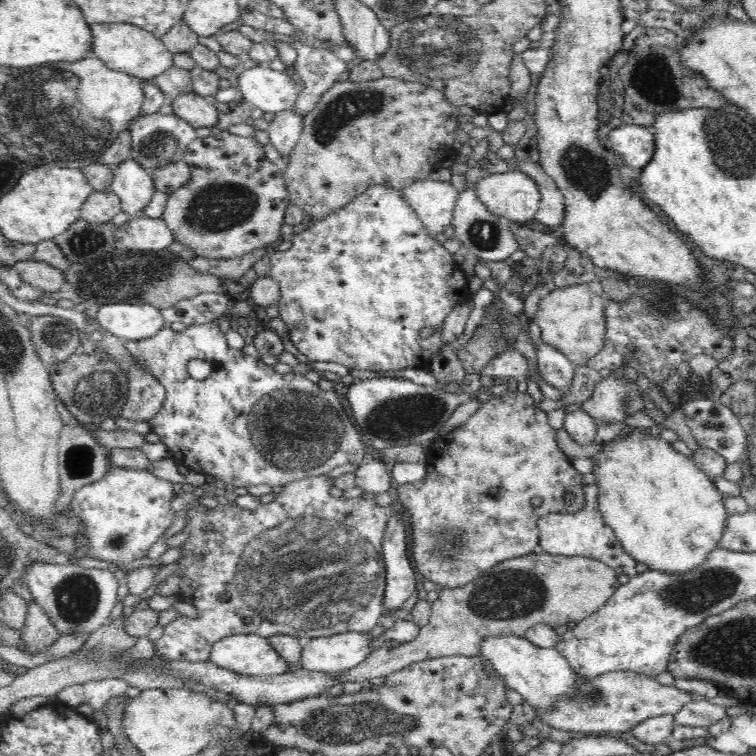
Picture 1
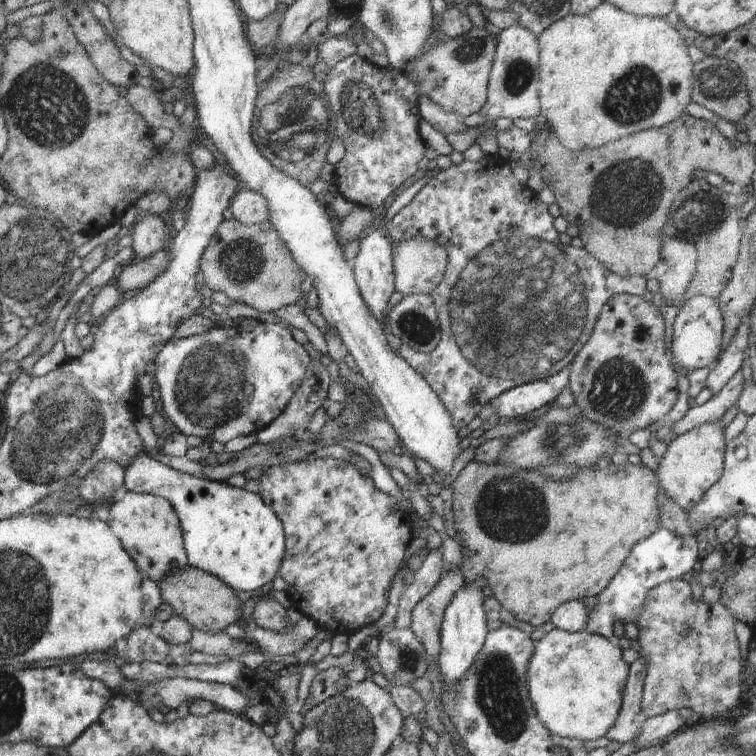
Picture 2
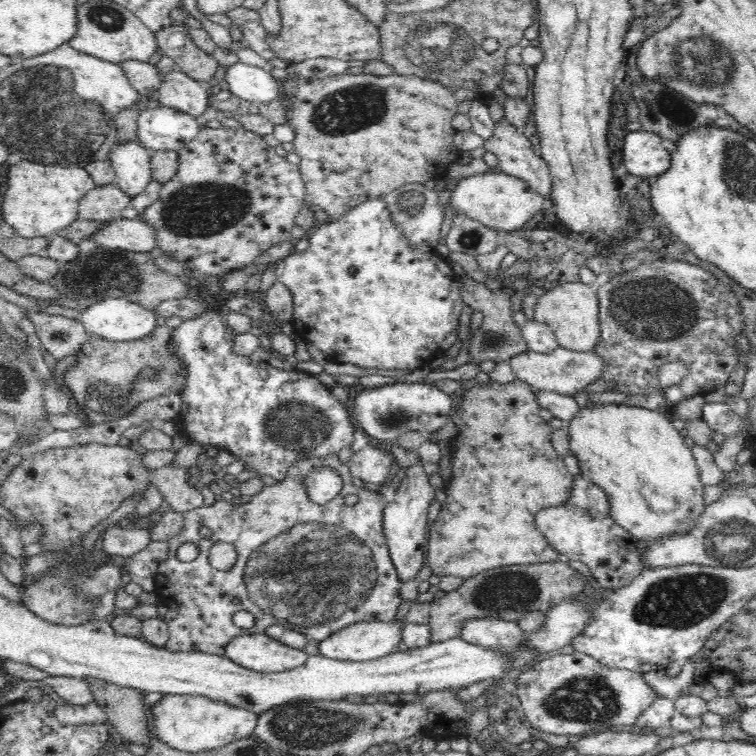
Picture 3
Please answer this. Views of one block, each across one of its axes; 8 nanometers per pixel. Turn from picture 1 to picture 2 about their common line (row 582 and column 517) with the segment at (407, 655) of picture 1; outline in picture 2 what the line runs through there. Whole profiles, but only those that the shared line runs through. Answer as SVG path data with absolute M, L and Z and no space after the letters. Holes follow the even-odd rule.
M484 449L453 478L455 532L463 550L459 571L465 582L486 578L502 609L536 627L546 624L561 604L599 595L616 576L632 547L660 526L659 480L657 473L643 462L596 464L578 469L571 477L558 482L536 469L517 469L496 463L488 458Z

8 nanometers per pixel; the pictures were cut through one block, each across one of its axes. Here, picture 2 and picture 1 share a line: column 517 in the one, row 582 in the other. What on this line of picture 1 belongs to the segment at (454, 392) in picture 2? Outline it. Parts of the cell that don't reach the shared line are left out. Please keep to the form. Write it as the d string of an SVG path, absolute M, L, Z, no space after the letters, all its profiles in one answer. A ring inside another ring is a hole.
M326 475L311 476L289 482L283 486L283 490L277 494L273 502L260 504L256 510L249 511L236 504L218 505L209 509L204 505L192 503L187 507L187 523L183 532L187 532L186 540L181 545L181 557L179 558L179 568L176 572L180 576L179 600L188 603L198 611L198 618L188 618L180 615L174 622L170 622L163 627L163 636L156 641L155 653L164 660L186 660L186 661L208 661L212 648L216 642L224 638L240 635L254 634L268 639L278 634L288 634L289 631L296 634L304 641L330 637L334 634L344 632L374 633L379 629L378 618L383 614L384 590L386 588L386 567L383 561L382 548L383 538L389 518L393 515L391 507L379 506L375 499L344 499L344 497L334 497L330 495L330 488L333 483ZM204 526L210 526L212 530L204 530Z

